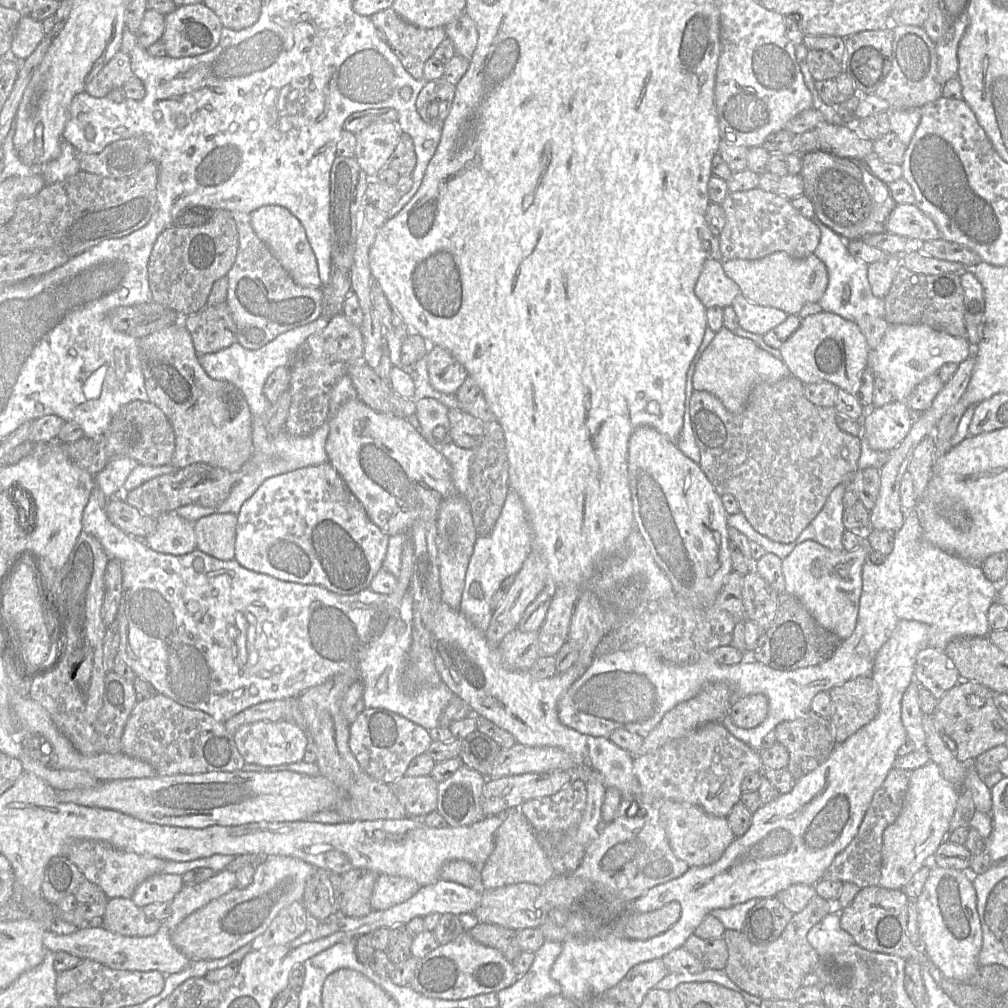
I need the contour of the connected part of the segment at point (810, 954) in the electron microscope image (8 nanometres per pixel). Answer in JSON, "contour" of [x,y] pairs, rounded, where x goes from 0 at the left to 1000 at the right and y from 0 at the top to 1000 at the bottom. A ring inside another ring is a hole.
{"contour":[[[809,888],[797,903],[787,907],[775,928],[760,938],[746,936],[737,924],[720,922],[717,931],[722,940],[722,952],[719,965],[732,979],[756,992],[786,992],[790,983],[796,978],[798,969],[808,963],[814,955],[811,943],[801,933],[802,924],[822,906],[822,894]]]}

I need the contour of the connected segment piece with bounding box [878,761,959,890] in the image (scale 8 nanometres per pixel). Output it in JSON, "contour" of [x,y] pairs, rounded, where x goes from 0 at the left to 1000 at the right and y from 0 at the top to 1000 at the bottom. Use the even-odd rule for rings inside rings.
{"contour":[[[926,755],[905,765],[895,804],[876,826],[872,880],[894,883],[913,861],[924,857],[928,845],[939,831],[950,791],[951,785],[936,771]]]}

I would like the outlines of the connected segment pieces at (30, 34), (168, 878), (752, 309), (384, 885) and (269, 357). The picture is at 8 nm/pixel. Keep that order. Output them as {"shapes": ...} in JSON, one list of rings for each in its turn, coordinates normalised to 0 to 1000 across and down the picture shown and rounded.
{"shapes":[[[[22,16],[14,33],[10,52],[17,59],[26,59],[43,40],[45,33],[41,21]]],[[[160,866],[142,874],[130,892],[139,901],[147,897],[170,896],[182,879],[180,868]]],[[[732,292],[726,300],[733,323],[743,329],[758,332],[776,320],[782,313],[780,310],[764,304],[755,304],[742,299]]],[[[378,867],[375,869],[368,889],[370,904],[384,903],[410,890],[417,882],[410,872]]],[[[281,335],[275,340],[254,347],[242,345],[232,340],[213,350],[195,352],[196,359],[204,371],[212,377],[228,379],[236,384],[244,395],[251,413],[262,410],[269,402],[261,391],[261,384],[266,373],[277,363],[286,363],[288,354],[287,335]]]]}

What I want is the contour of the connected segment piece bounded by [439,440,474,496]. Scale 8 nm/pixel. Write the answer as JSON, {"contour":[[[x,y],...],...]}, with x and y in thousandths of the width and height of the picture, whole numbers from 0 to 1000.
{"contour":[[[447,437],[444,440],[437,440],[436,447],[447,462],[447,473],[452,489],[462,492],[470,446],[456,443]]]}

